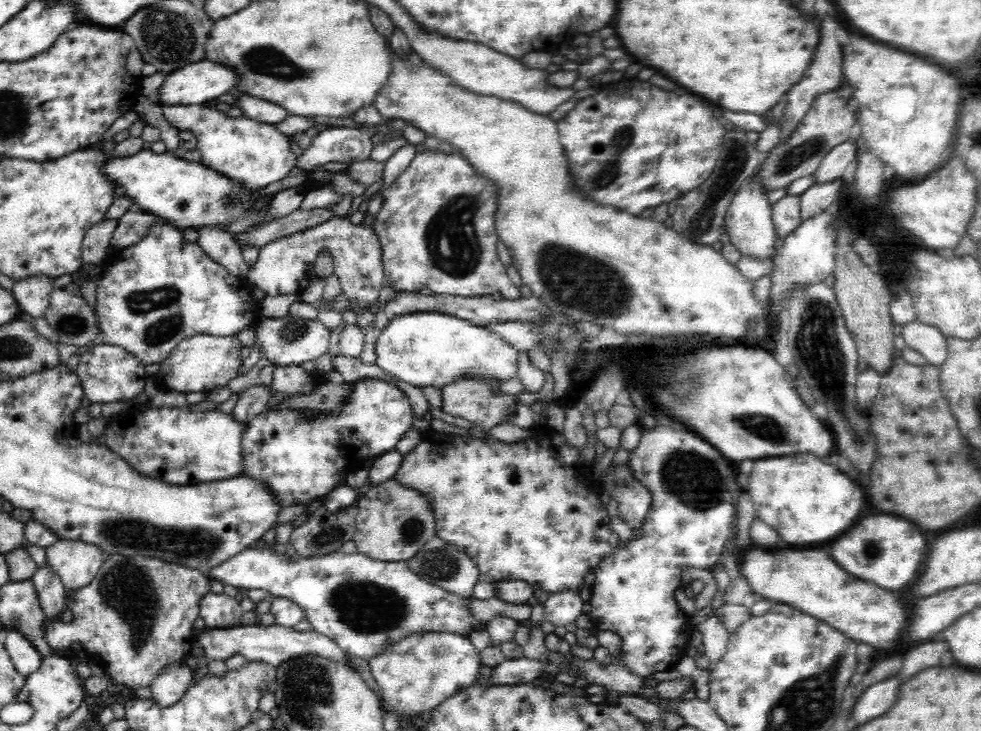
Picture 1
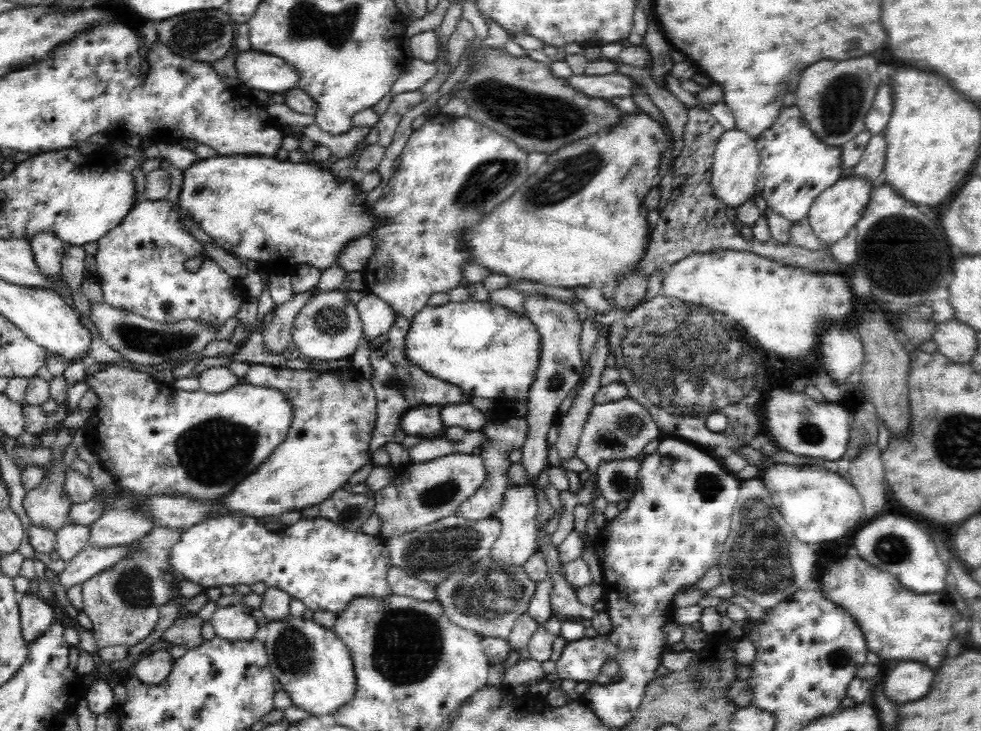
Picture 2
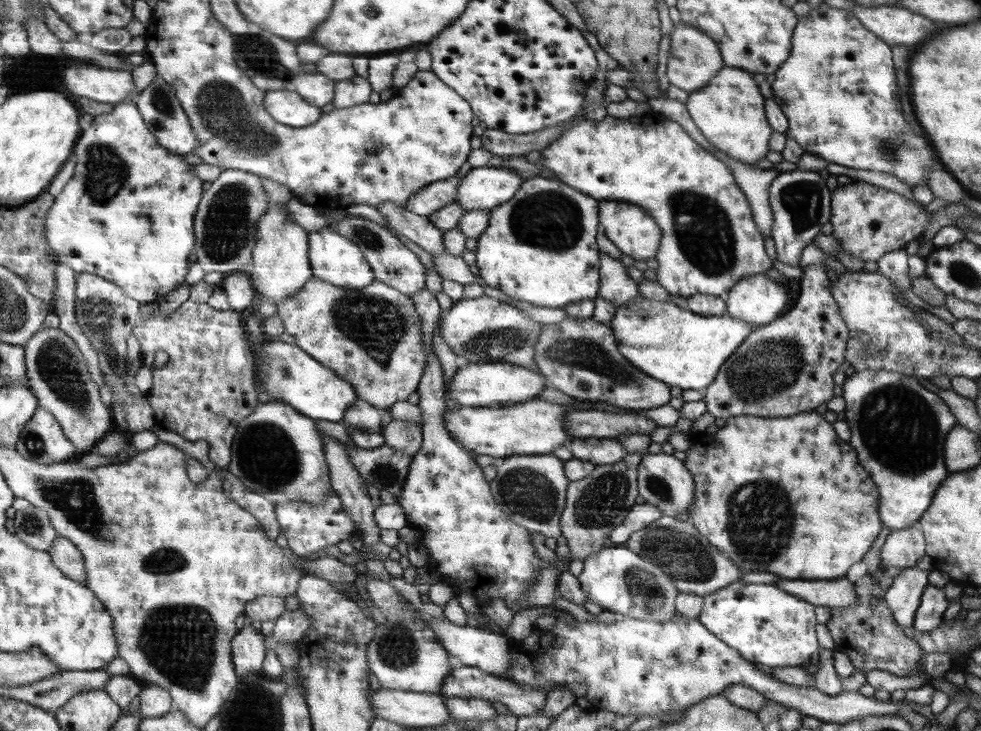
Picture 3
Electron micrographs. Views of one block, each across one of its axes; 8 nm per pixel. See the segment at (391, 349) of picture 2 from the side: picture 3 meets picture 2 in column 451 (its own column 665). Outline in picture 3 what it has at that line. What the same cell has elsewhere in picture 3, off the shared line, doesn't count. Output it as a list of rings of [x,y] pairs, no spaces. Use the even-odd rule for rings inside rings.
[[[565,319],[563,322],[542,326],[542,332],[534,346],[534,363],[541,376],[546,377],[549,386],[568,394],[578,401],[591,400],[607,402],[624,408],[624,410],[650,410],[669,404],[671,397],[670,385],[648,376],[648,374],[634,367],[622,352],[618,351],[618,344],[612,326],[604,325],[588,319]]]

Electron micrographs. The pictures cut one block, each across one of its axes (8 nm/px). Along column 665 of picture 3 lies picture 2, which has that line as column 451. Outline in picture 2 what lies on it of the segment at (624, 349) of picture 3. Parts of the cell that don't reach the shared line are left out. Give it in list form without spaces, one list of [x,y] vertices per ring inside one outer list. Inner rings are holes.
[[[472,298],[465,301],[450,301],[449,303],[438,306],[424,305],[419,311],[412,318],[410,329],[404,340],[408,360],[412,360],[412,363],[418,365],[420,369],[428,371],[430,375],[440,377],[440,380],[448,381],[448,383],[460,387],[465,395],[480,396],[480,398],[500,398],[500,396],[504,396],[504,400],[506,402],[512,402],[512,404],[526,404],[528,402],[528,390],[530,390],[532,382],[536,378],[536,370],[539,368],[540,335],[536,325],[527,317],[520,316],[516,312],[511,312],[510,309],[504,308],[504,305],[497,305],[491,300],[474,301]]]

